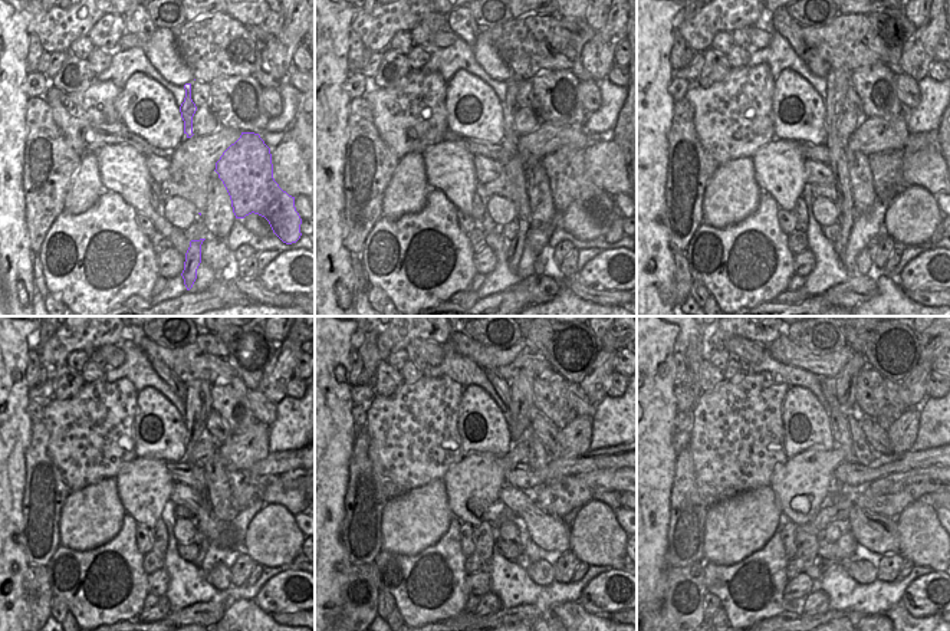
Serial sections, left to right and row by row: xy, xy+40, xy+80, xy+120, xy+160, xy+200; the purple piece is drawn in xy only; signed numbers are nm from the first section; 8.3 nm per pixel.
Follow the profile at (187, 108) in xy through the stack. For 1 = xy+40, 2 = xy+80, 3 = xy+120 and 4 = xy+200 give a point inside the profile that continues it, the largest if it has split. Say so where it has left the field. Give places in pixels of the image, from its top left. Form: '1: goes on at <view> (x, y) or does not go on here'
1: goes on at xy+40 (509, 157)
2: goes on at xy+80 (838, 81)
3: goes on at xy+120 (199, 404)
4: goes on at xy+200 (845, 383)

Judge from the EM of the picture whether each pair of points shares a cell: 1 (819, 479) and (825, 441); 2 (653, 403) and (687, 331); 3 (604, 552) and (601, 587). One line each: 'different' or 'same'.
1: different
2: different
3: different

